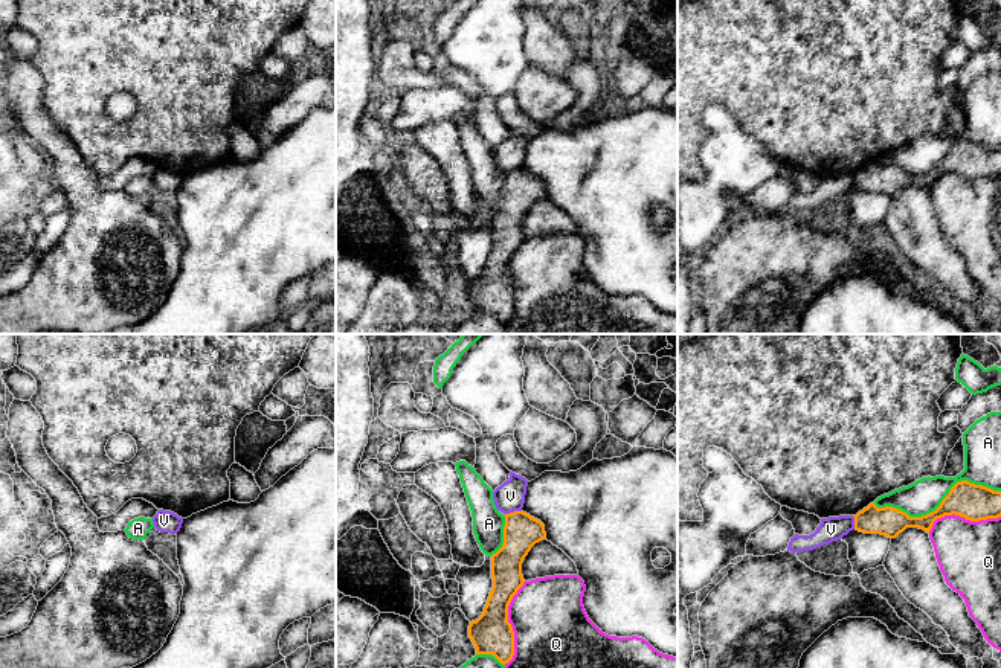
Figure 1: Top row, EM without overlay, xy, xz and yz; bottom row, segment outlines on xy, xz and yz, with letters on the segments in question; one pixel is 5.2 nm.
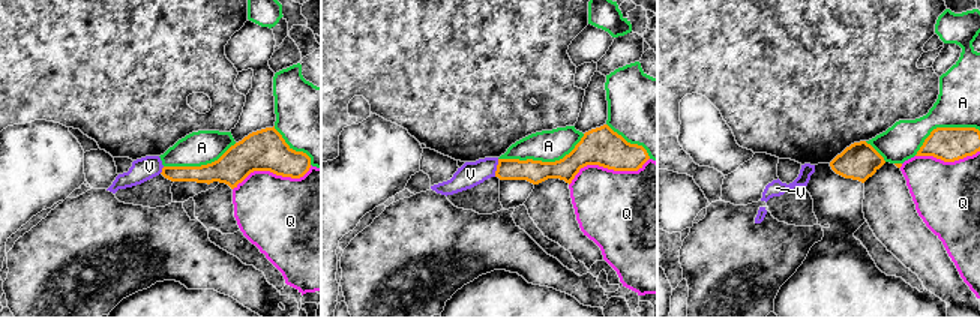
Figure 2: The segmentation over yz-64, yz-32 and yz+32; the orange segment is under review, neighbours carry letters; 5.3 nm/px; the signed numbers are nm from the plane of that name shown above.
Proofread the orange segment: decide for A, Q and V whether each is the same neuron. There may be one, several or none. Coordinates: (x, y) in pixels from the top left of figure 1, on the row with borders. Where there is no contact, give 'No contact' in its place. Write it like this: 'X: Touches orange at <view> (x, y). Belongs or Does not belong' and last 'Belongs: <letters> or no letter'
A: Touches orange at yz (940, 505). Does not belong
Q: Touches orange at xz (510, 624). Does not belong
V: Touches orange at xz (514, 511). Does not belong
Belongs: no letter

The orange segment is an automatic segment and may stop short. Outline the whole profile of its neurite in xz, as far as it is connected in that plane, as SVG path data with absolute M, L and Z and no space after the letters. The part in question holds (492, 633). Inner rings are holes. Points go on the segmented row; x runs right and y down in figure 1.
M523 511L505 514L504 544L491 555L493 587L482 615L468 625L476 654L491 654L502 665L514 656L508 605L523 586L522 563L531 548L546 540L545 525Z

